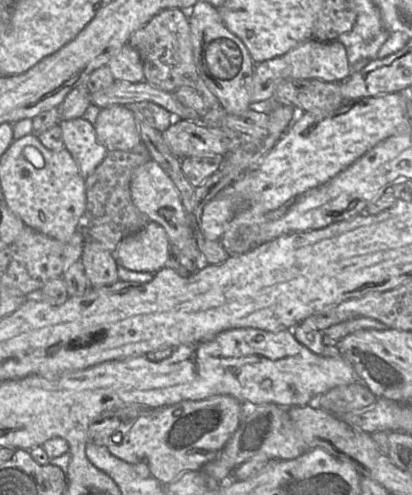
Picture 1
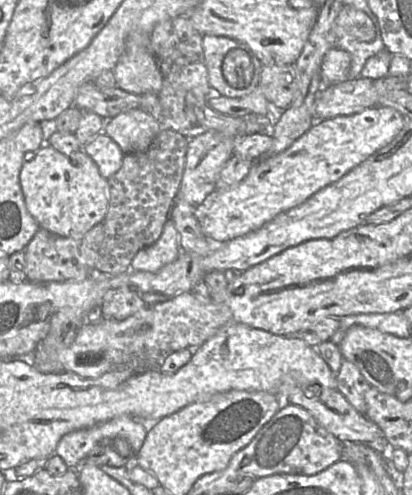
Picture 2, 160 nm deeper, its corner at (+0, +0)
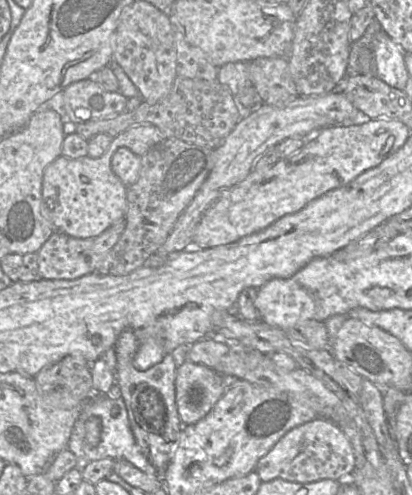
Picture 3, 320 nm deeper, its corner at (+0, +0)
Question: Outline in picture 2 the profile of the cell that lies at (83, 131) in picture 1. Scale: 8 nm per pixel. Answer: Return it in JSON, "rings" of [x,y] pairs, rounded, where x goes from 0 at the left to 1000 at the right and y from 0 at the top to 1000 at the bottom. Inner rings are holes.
{"rings":[[[255,269],[231,275],[197,295],[197,303],[226,321],[255,362],[267,360],[294,339],[303,313],[284,289]]]}

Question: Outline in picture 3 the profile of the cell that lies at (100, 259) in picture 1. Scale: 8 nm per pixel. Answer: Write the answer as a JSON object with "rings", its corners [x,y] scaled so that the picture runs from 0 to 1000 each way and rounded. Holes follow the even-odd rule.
{"rings":[[[318,665],[299,667],[277,697],[282,719],[279,776],[294,792],[328,889],[352,923],[379,945],[388,966],[403,949],[425,907],[425,895],[444,865],[425,808],[425,766],[432,737],[410,715],[364,745],[340,749],[325,739],[337,701]]]}

